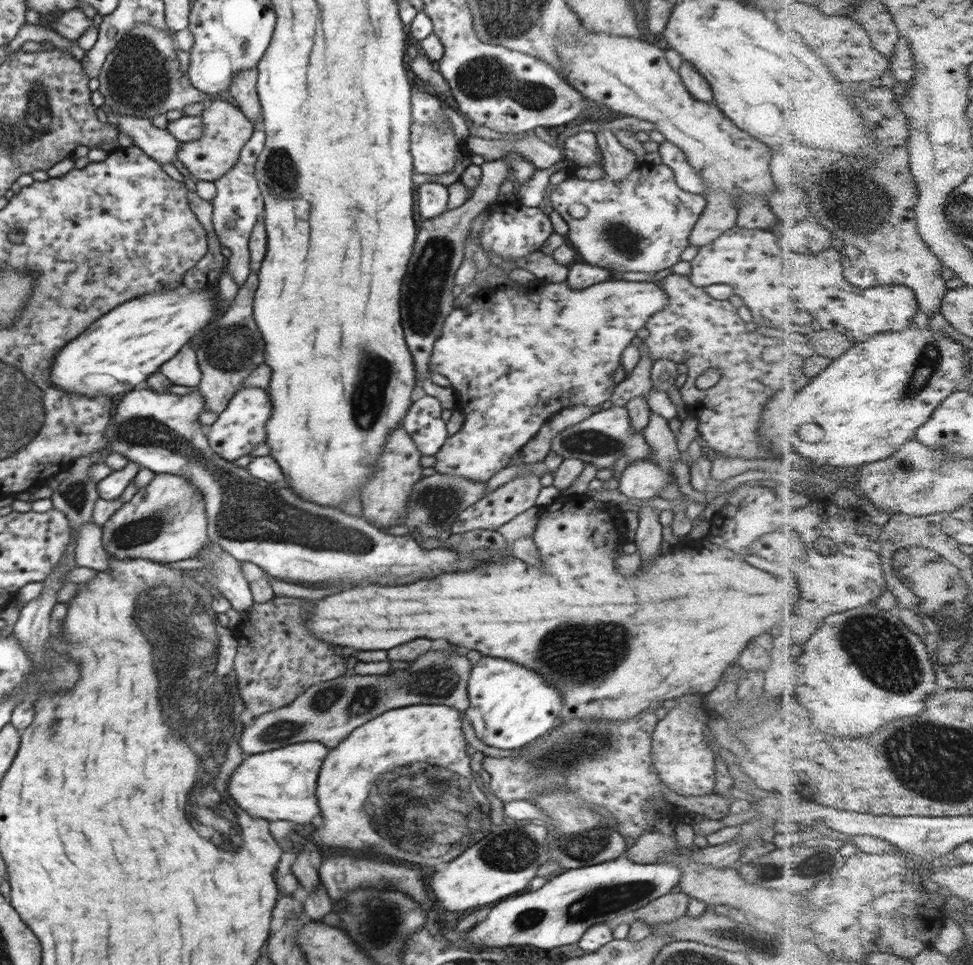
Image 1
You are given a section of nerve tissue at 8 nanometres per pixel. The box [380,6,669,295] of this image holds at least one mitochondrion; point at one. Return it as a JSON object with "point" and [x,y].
{"point":[483,78]}

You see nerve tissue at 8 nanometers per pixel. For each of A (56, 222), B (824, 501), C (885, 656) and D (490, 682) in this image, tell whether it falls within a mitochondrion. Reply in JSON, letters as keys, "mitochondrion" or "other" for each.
{"A":"other","B":"other","C":"mitochondrion","D":"other"}

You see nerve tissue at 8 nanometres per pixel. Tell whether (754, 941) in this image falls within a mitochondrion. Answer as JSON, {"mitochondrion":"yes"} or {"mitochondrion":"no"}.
{"mitochondrion":"yes"}

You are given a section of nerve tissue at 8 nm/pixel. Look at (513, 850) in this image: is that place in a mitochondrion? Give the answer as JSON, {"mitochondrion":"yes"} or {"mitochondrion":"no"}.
{"mitochondrion":"yes"}

